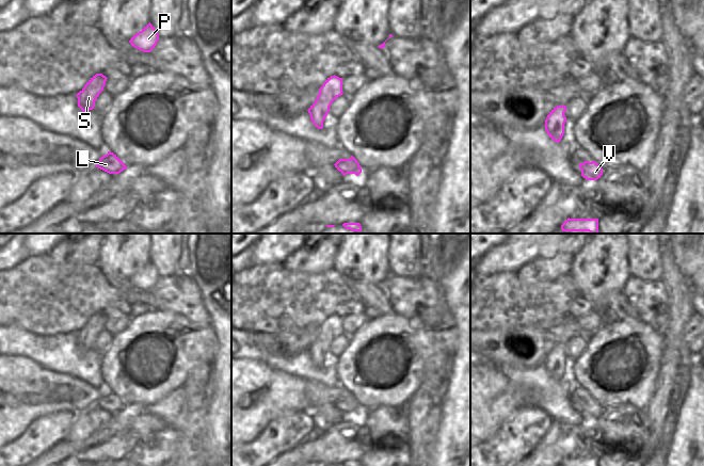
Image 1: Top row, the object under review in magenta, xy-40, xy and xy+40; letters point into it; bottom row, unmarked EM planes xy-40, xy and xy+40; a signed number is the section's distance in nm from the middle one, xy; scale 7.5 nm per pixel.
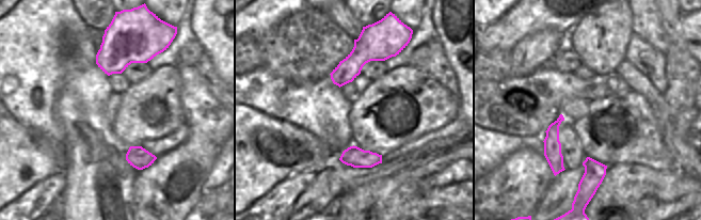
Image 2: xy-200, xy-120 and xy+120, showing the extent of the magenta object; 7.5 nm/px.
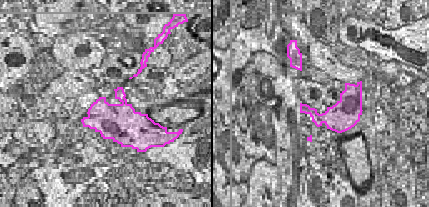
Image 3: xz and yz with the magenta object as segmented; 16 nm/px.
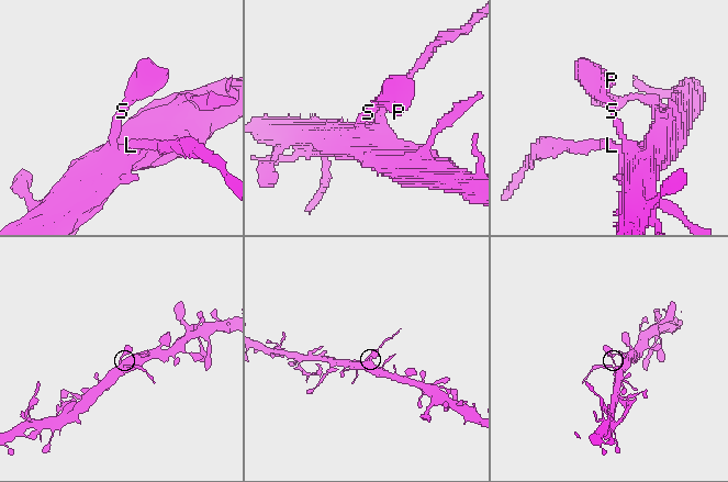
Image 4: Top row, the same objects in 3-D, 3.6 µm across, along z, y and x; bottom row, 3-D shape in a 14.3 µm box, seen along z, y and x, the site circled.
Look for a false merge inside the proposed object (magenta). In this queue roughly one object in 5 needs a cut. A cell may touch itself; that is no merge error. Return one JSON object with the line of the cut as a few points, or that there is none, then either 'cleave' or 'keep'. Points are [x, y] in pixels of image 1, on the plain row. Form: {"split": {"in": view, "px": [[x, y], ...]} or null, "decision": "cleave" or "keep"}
{"split": {"in": "xy+40", "px": [[584, 402], [585, 410], [581, 413]]}, "decision": "cleave"}

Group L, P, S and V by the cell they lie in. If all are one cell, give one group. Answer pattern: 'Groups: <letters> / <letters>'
Groups: L / P S V

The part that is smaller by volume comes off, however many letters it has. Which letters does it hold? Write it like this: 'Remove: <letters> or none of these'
Remove: L

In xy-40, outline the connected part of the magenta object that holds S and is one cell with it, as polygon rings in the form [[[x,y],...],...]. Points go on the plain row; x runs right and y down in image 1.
[[[96,312],[84,324],[84,326],[76,334],[78,337],[78,346],[87,351],[95,346],[95,339],[99,333],[103,330],[107,316],[102,312]]]

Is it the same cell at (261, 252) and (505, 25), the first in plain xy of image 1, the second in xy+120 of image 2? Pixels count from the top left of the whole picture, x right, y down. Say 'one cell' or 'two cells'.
one cell

